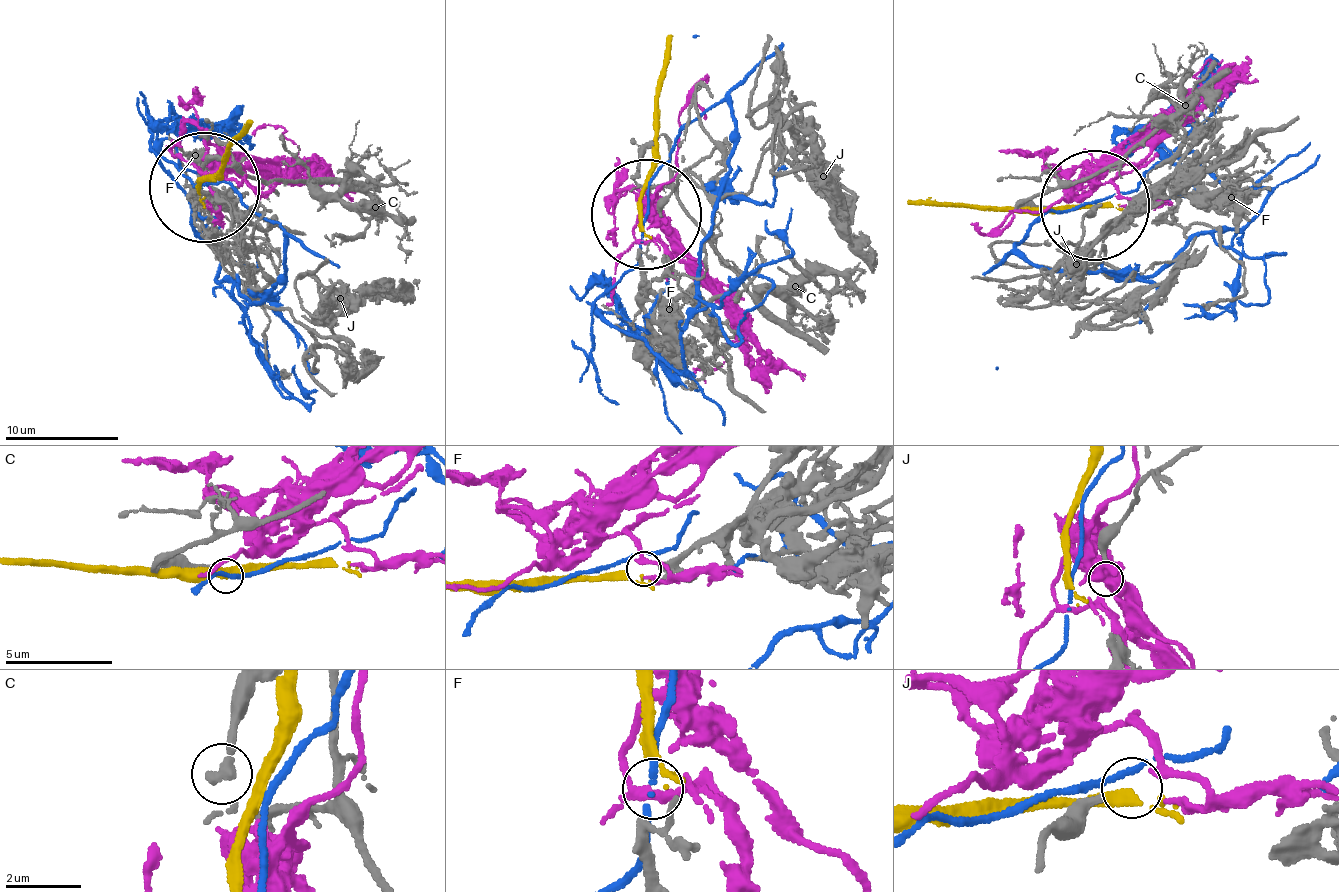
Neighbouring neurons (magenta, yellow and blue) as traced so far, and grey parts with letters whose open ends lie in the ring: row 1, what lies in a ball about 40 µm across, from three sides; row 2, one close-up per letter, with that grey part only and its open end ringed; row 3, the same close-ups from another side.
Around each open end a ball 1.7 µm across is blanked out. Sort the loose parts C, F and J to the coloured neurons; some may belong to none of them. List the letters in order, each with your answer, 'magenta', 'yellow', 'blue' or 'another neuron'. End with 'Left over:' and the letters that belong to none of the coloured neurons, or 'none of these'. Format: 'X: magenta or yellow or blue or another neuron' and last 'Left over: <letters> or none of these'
C: another neuron
F: yellow
J: magenta
Left over: C

